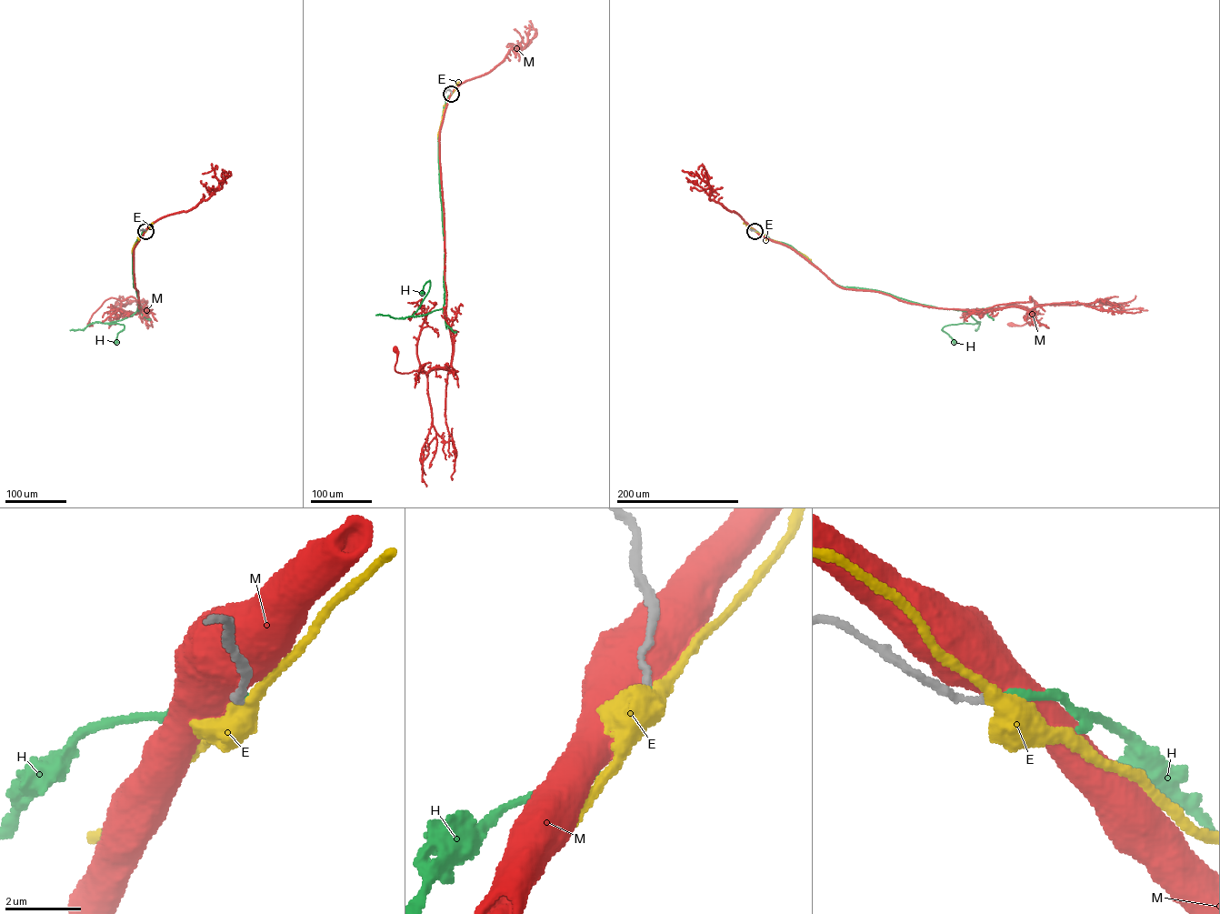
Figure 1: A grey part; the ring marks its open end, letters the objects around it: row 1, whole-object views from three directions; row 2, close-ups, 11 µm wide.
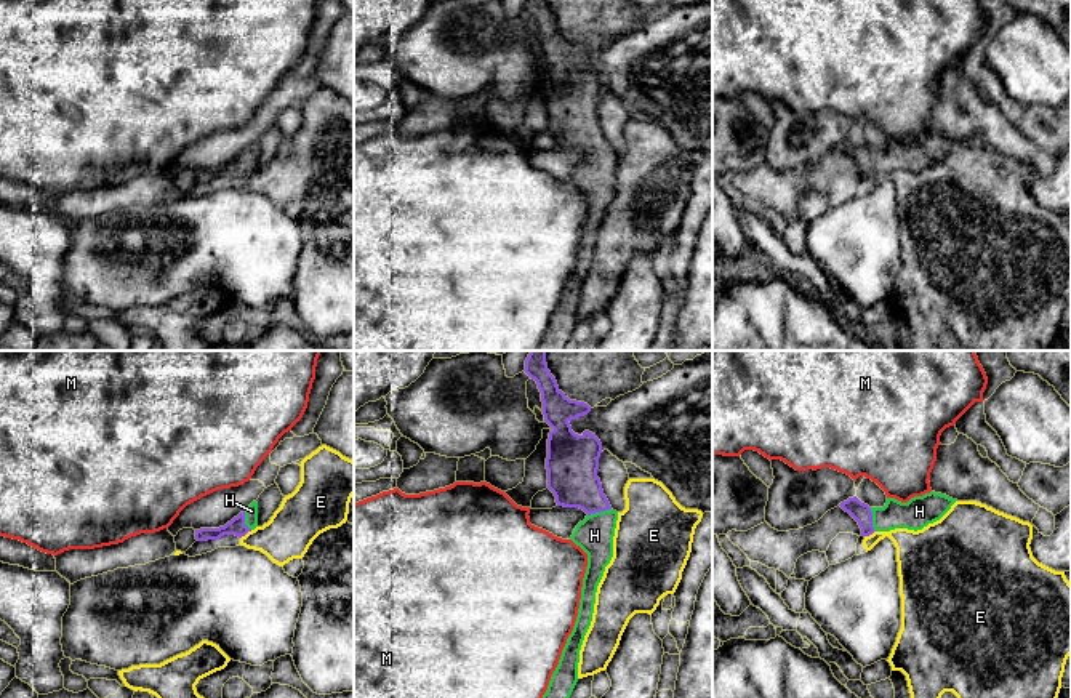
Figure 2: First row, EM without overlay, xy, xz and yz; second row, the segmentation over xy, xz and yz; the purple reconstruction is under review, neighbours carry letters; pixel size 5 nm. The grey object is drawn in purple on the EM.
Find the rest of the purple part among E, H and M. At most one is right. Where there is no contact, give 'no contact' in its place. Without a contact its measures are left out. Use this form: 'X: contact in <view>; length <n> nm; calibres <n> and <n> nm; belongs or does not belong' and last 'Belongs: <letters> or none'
E: contact in xy; length 80 nm; calibres 90 and 240 nm; does not belong
H: contact in xz; length 130 nm; calibres 260 and 190 nm; belongs
M: no contact; does not belong
Belongs: H

